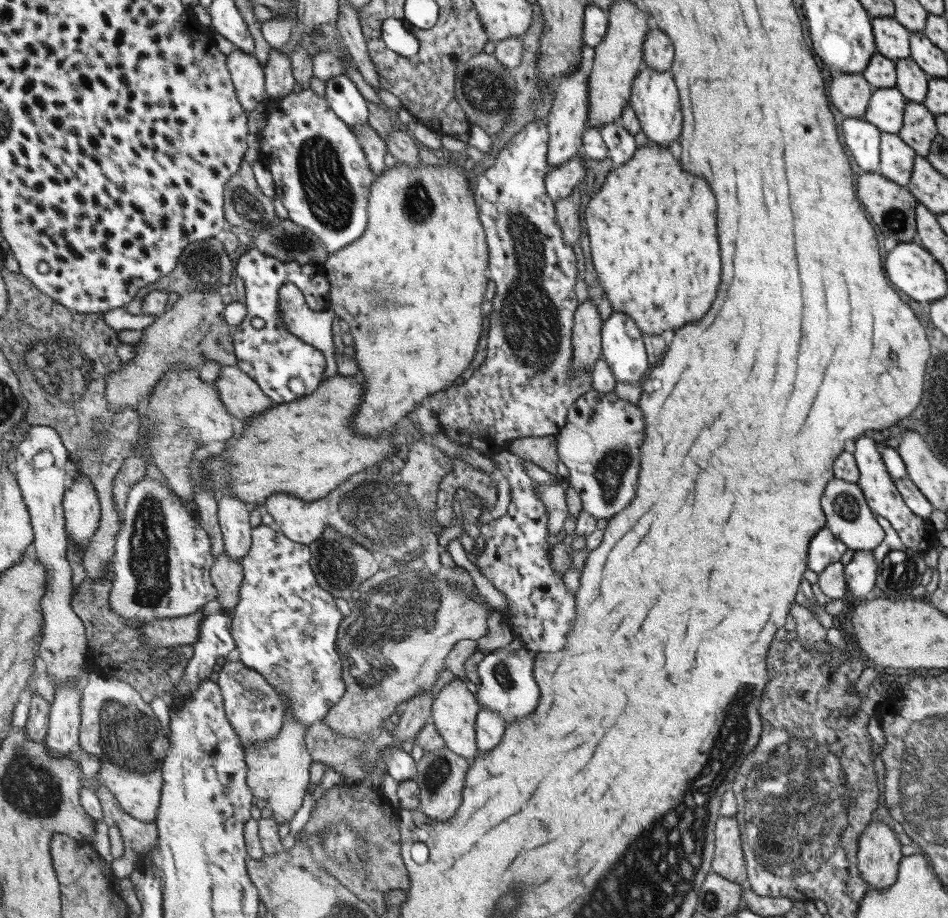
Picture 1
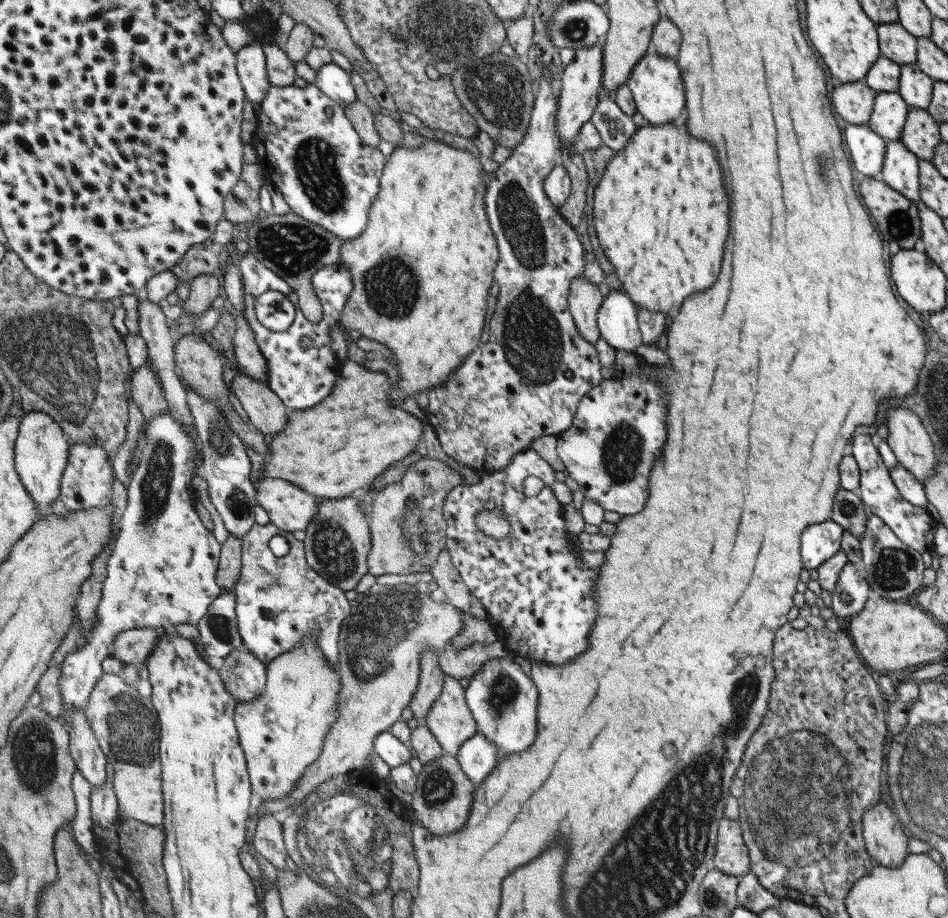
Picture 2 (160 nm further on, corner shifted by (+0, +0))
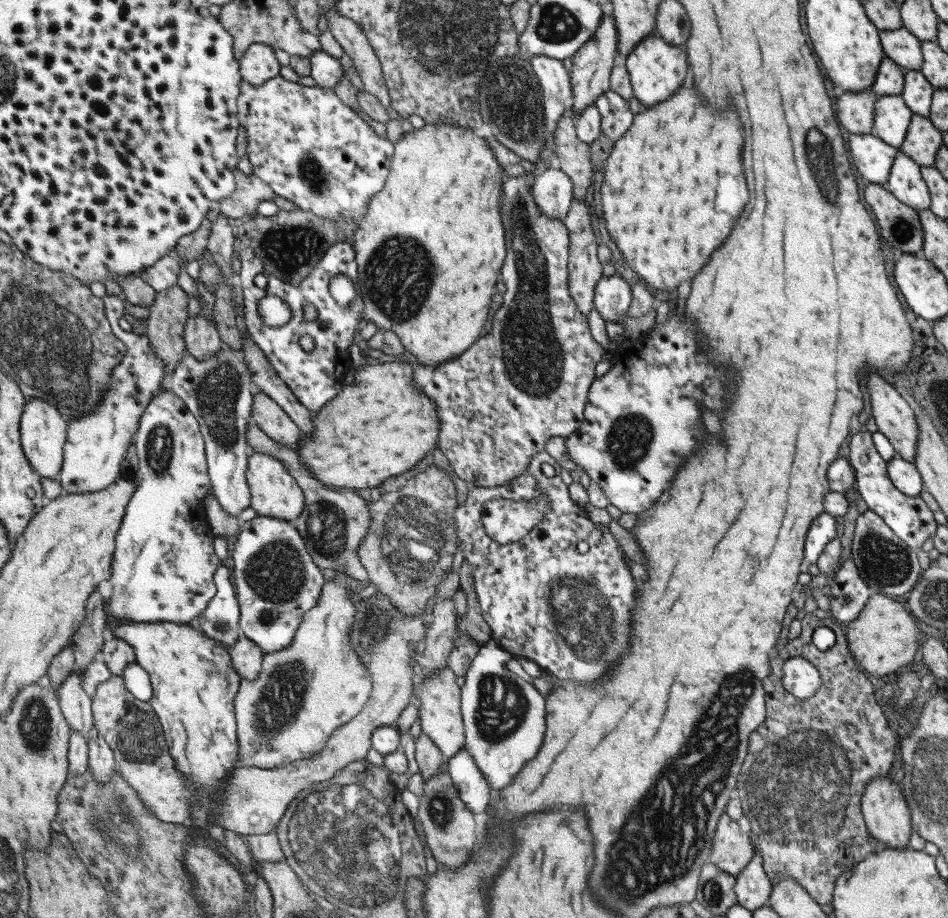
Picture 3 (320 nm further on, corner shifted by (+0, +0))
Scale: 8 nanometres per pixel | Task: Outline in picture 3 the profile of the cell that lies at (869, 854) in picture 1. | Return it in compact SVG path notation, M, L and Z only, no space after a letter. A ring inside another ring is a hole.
M888 775L872 778L860 798L860 811L871 836L884 844L884 848L902 849L907 846L912 832L911 815L899 784L891 781Z

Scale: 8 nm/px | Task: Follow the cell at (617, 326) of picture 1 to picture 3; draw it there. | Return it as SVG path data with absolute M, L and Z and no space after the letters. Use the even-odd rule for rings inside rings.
M616 272L610 276L601 276L594 286L592 303L604 322L615 322L622 317L623 322L627 316L631 300L630 287Z

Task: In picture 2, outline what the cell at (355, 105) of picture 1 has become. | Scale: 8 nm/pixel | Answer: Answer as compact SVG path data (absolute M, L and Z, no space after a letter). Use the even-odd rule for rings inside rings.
M324 64L317 73L315 84L325 91L342 108L355 100L356 94L350 81L350 74L337 64Z

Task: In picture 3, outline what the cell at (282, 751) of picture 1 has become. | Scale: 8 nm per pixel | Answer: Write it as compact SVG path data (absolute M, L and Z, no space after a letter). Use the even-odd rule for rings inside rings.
M335 570L335 575L325 583L318 605L304 614L304 621L292 644L281 652L264 654L263 670L256 681L242 678L240 682L235 705L240 763L243 766L276 769L316 757L333 733L361 712L371 696L372 680L369 673L349 645L348 636L355 608L347 594L347 573Z

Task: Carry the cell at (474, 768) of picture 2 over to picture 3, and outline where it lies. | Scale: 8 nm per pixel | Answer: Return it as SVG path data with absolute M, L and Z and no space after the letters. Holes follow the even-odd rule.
M464 747L445 759L444 768L466 809L472 814L485 812L489 806L490 786Z

